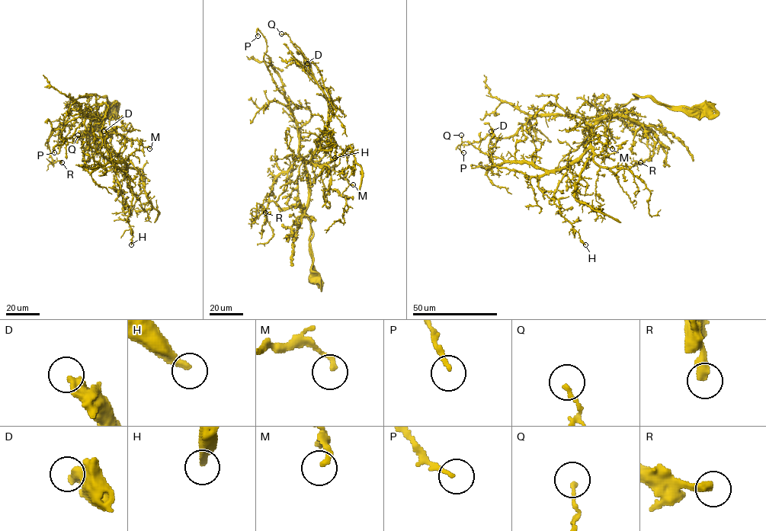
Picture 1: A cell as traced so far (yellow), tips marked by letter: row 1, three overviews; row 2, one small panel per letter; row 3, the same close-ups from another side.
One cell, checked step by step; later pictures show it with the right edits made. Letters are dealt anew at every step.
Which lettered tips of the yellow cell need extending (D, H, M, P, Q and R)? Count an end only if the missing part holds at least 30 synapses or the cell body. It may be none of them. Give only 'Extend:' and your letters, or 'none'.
Extend: none

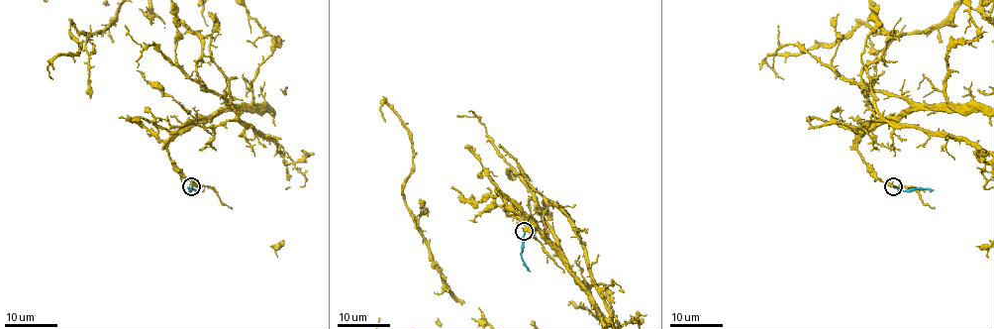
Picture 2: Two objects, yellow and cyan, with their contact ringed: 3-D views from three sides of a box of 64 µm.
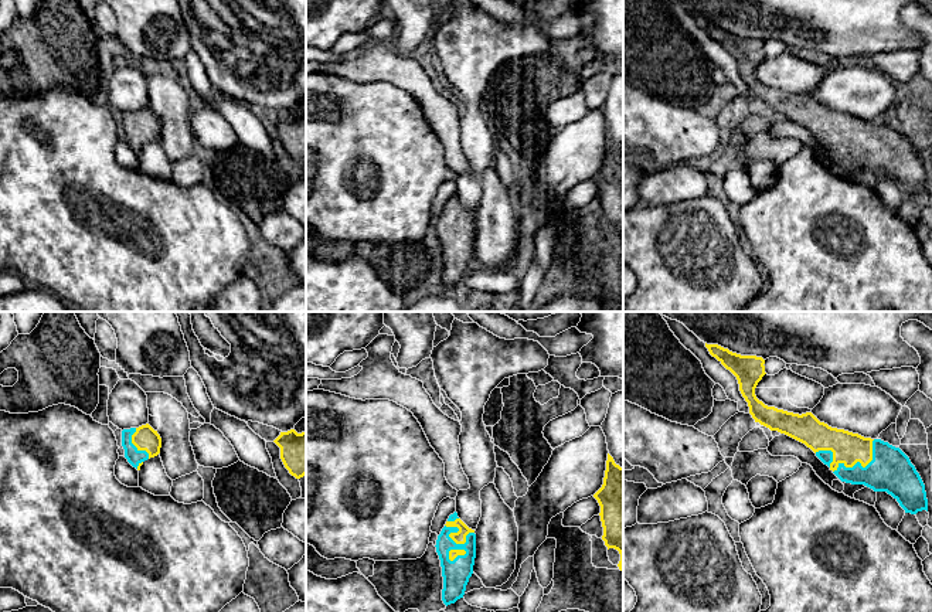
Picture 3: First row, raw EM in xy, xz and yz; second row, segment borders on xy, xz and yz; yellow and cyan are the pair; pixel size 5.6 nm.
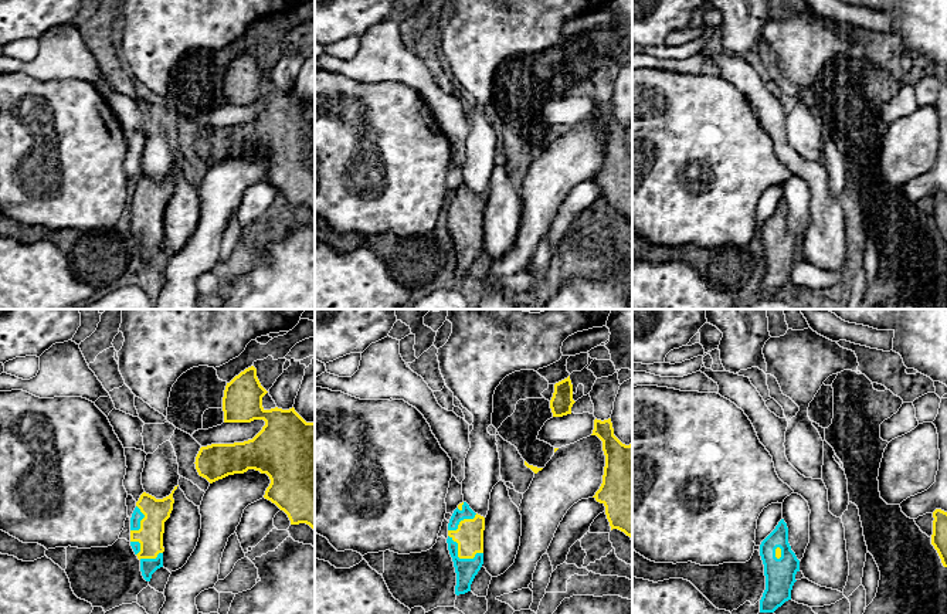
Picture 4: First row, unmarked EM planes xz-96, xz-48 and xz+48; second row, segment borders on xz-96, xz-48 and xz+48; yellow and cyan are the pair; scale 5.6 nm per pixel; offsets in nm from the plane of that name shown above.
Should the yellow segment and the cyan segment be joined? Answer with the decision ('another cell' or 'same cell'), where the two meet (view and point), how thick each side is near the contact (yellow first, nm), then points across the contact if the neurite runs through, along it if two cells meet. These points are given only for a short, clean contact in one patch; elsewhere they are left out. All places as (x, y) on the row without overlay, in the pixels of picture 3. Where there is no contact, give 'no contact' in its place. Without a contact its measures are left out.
same cell; contact yz (861, 148); calibres 180 and 240 nm; way yz (847, 131), (861, 148), (881, 149), (890, 153)

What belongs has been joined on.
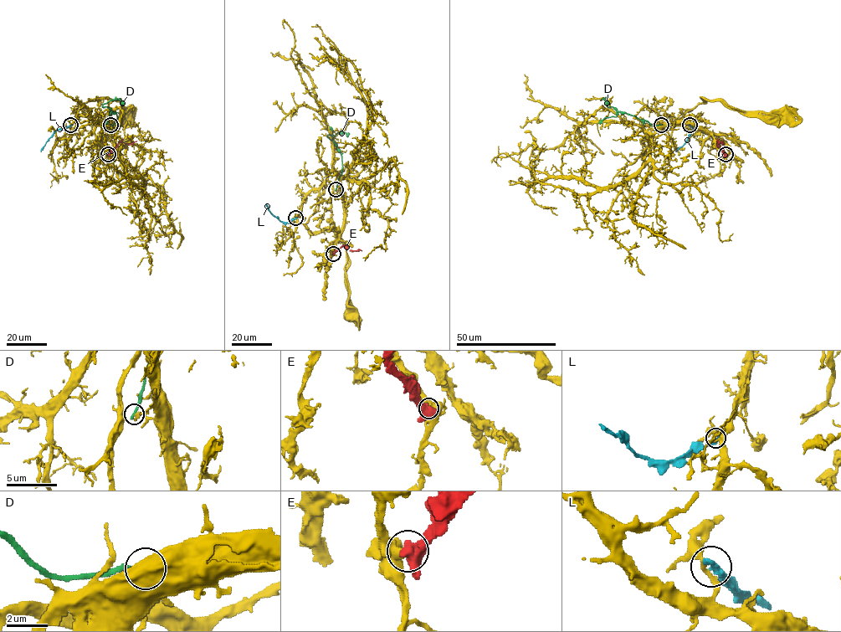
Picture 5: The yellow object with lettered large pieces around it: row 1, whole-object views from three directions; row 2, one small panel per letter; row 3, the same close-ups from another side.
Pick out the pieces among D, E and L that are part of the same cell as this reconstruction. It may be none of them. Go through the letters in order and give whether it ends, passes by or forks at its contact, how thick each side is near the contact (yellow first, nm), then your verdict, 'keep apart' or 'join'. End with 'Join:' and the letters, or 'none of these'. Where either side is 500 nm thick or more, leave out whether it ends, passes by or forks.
D: it ends there; 240 nm thick on the yellow side, 320 nm on the other; keep apart
E: 600 nm thick on the yellow side, 650 nm on the other; keep apart
L: it ends there; 320 nm thick on the yellow side, 440 nm on the other; keep apart
Join: none of these

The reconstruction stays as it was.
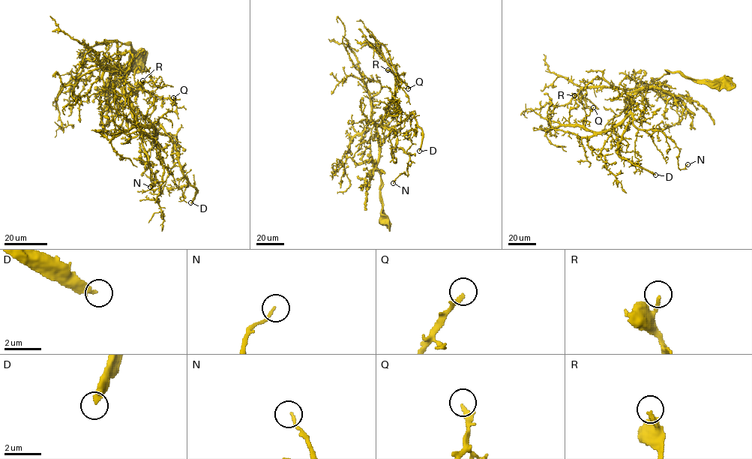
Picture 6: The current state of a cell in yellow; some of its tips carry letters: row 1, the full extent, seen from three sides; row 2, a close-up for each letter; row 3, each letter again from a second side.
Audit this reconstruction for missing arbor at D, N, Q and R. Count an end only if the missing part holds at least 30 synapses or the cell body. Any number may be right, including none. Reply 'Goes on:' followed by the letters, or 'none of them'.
Goes on: D

